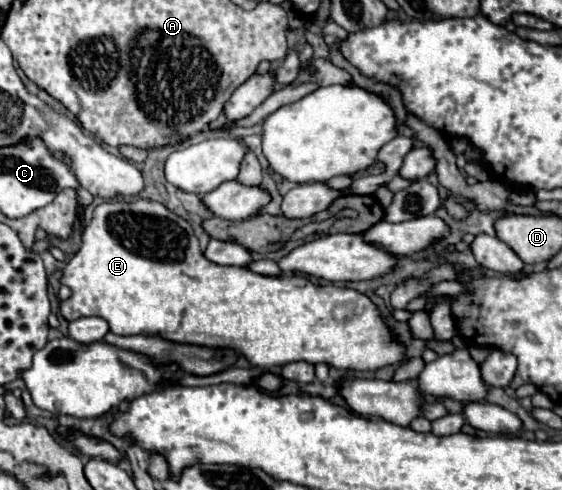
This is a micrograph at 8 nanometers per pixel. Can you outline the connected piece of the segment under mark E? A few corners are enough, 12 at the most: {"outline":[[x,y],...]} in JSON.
{"outline":[[150,199],[100,203],[66,321],[262,369],[404,359],[376,305],[216,265]]}

